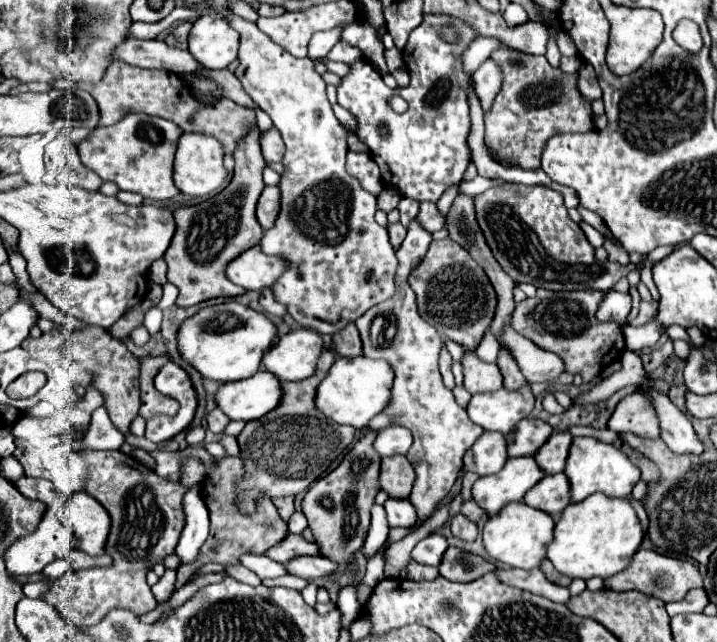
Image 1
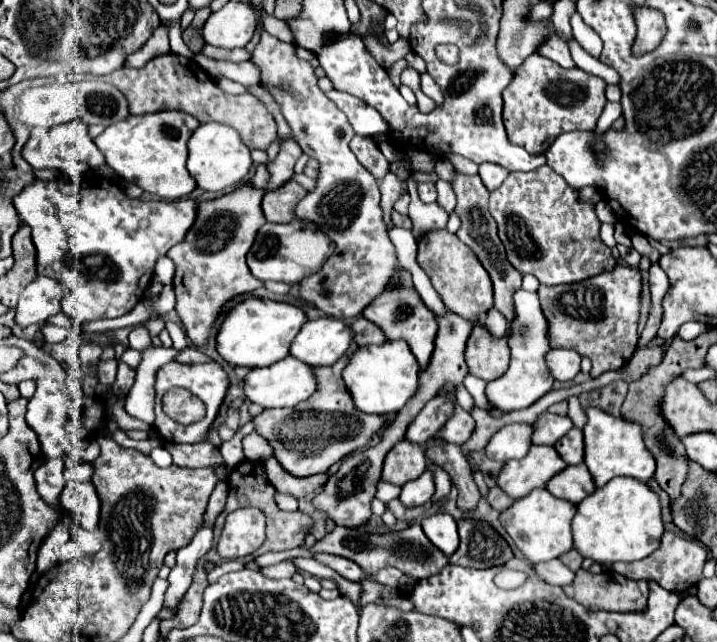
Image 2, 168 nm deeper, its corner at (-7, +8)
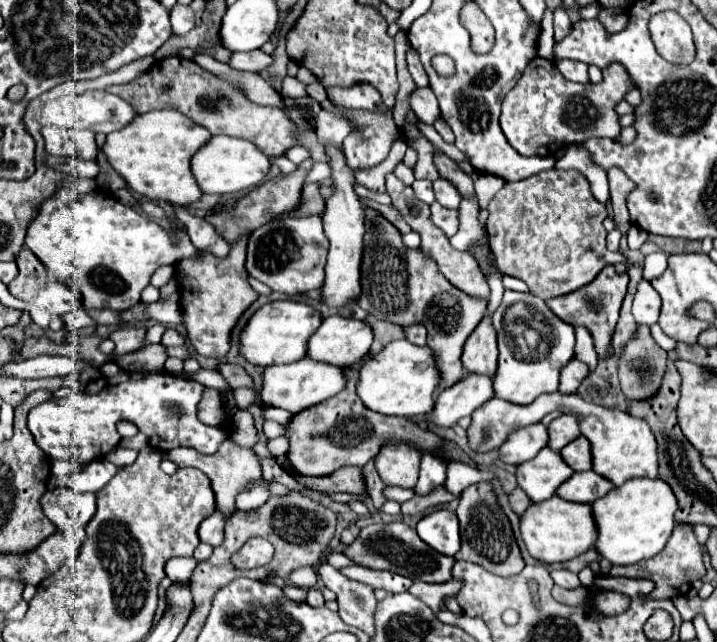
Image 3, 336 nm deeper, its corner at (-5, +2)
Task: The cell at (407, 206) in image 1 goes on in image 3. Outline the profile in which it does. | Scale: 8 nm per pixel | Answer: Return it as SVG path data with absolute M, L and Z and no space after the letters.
M415 181L413 183L413 191L415 191L415 195L417 195L417 199L419 201L423 201L423 203L427 203L427 205L431 205L433 201L435 201L435 195L433 195L433 189L431 189L431 183L429 181Z

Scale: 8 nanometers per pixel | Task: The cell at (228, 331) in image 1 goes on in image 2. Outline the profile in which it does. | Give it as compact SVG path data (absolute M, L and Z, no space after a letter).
M249 297L227 313L217 335L217 351L237 367L267 367L289 355L289 347L305 321L307 315L295 305Z

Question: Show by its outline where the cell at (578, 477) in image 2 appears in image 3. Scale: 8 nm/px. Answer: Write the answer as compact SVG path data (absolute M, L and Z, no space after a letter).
M581 471L573 473L559 489L557 495L565 501L575 501L575 503L593 503L595 499L603 497L607 491L611 491L613 485L597 475L595 471Z

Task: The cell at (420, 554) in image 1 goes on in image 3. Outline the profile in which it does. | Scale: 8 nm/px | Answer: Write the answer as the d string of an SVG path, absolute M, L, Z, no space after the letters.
M433 511L417 523L419 537L443 555L455 555L459 549L459 521L451 511Z

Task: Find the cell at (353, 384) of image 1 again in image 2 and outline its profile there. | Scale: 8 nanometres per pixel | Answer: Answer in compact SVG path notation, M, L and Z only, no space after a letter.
M387 341L383 345L359 347L347 363L343 379L357 409L393 419L393 415L399 413L399 409L417 393L419 371L419 363L405 341Z

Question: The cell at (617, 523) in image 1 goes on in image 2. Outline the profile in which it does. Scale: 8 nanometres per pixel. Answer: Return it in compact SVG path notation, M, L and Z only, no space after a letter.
M615 477L577 505L573 519L575 549L597 563L639 561L651 555L665 533L659 495L635 477Z

